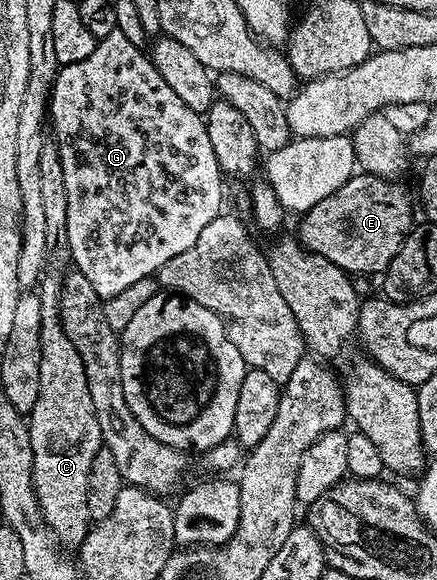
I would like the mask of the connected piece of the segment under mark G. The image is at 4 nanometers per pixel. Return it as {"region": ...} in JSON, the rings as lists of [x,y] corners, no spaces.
{"region":[[[115,30],[109,33],[109,37],[96,42],[93,53],[85,57],[85,61],[76,63],[65,63],[60,66],[56,73],[55,83],[52,85],[49,98],[49,125],[54,131],[53,142],[59,149],[61,157],[61,169],[65,169],[65,190],[69,197],[69,213],[67,214],[67,245],[66,250],[71,251],[71,259],[74,270],[83,274],[85,281],[97,289],[99,298],[106,301],[117,297],[117,293],[129,289],[129,285],[134,285],[142,279],[152,278],[165,261],[177,257],[177,253],[185,253],[197,237],[201,237],[201,229],[209,225],[224,210],[223,207],[223,179],[224,172],[219,170],[217,153],[213,153],[213,145],[209,142],[207,132],[207,120],[200,112],[189,109],[173,89],[169,89],[169,84],[161,73],[151,63],[150,54],[143,47],[133,45],[125,37],[124,33]]]}

